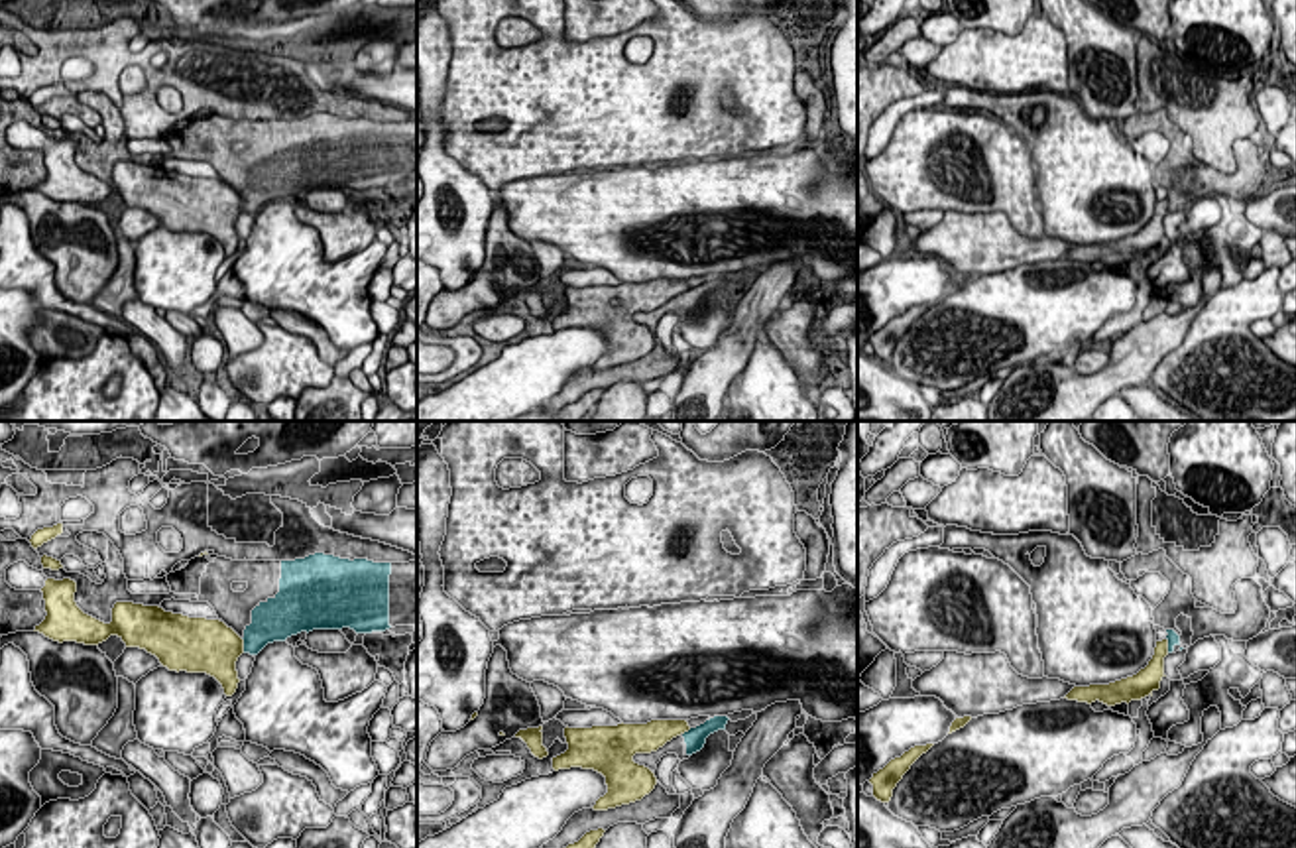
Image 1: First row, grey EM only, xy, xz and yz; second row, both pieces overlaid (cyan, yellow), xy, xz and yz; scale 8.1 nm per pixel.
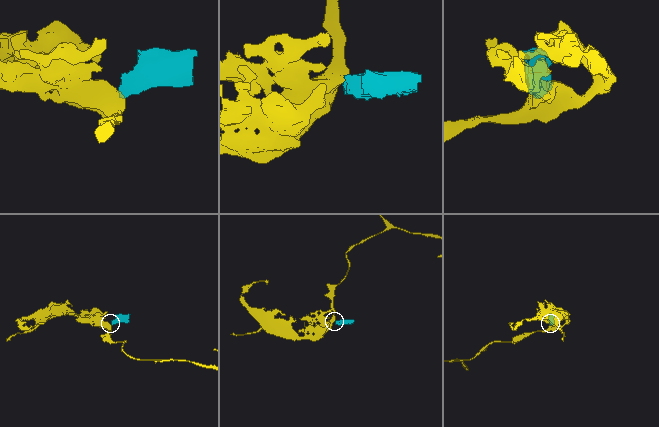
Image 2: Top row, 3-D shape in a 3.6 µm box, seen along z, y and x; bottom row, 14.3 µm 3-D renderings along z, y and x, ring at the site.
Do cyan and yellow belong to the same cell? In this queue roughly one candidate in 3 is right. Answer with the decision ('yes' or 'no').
no

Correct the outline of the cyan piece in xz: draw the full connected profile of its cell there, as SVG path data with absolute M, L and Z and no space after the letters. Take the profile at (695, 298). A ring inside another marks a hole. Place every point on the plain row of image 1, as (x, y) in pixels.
M714 275L706 279L704 283L690 287L688 291L673 297L667 301L663 307L651 313L635 313L633 321L639 325L649 327L653 333L657 329L657 323L661 321L663 315L667 313L677 313L678 319L688 319L692 313L700 311L706 303L706 297L718 289L726 289L728 275Z

